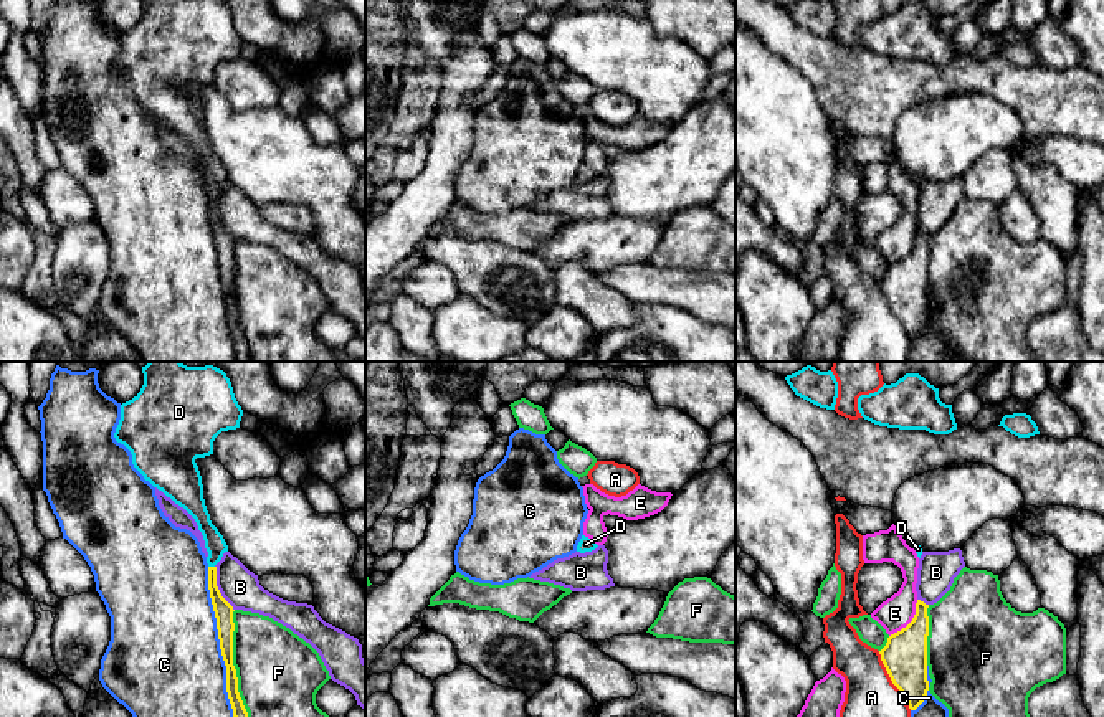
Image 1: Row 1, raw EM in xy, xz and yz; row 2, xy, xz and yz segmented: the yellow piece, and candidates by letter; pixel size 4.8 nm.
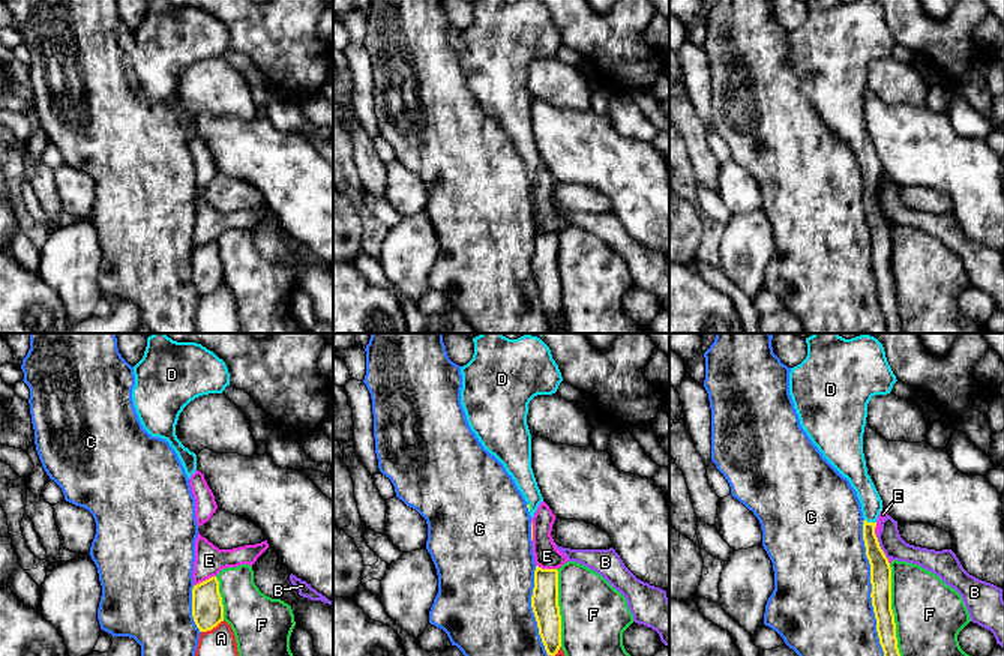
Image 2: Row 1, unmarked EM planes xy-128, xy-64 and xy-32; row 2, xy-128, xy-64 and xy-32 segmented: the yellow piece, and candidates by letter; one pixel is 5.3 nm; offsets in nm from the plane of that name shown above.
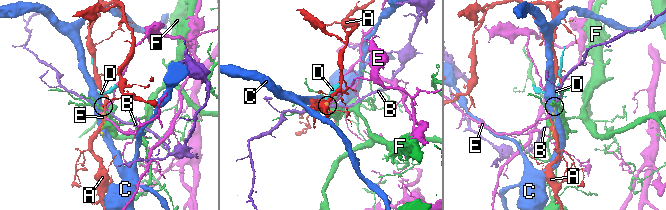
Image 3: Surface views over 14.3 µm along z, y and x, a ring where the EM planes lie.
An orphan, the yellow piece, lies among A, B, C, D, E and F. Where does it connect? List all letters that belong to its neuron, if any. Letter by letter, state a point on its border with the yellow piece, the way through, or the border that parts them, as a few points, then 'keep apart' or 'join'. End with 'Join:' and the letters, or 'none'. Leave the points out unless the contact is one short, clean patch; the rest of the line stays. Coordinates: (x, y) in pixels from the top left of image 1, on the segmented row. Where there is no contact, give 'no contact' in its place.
A: meets yellow in yz at (891, 679); keep apart
B: meets yellow in xy at (217, 588); border along xy (215, 565), (215, 585), (233, 610); keep apart
C: meets yellow in xy at (220, 641); keep apart
D: meets yellow in xy at (212, 567); runs through xy (223, 612), (212, 587), (212, 567), (215, 544); join
E: meets yellow in yz at (911, 622); keep apart
F: meets yellow in xy at (232, 663); keep apart
Join: D

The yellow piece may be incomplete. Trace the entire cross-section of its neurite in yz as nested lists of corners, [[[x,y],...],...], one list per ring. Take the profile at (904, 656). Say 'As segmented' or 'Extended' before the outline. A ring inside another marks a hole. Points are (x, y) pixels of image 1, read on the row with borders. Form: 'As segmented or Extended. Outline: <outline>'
As segmented. Outline: [[[917,600],[912,621],[887,638],[879,651],[881,661],[901,691],[911,710],[916,710],[929,691],[927,681],[927,636],[929,616],[924,601]]]

